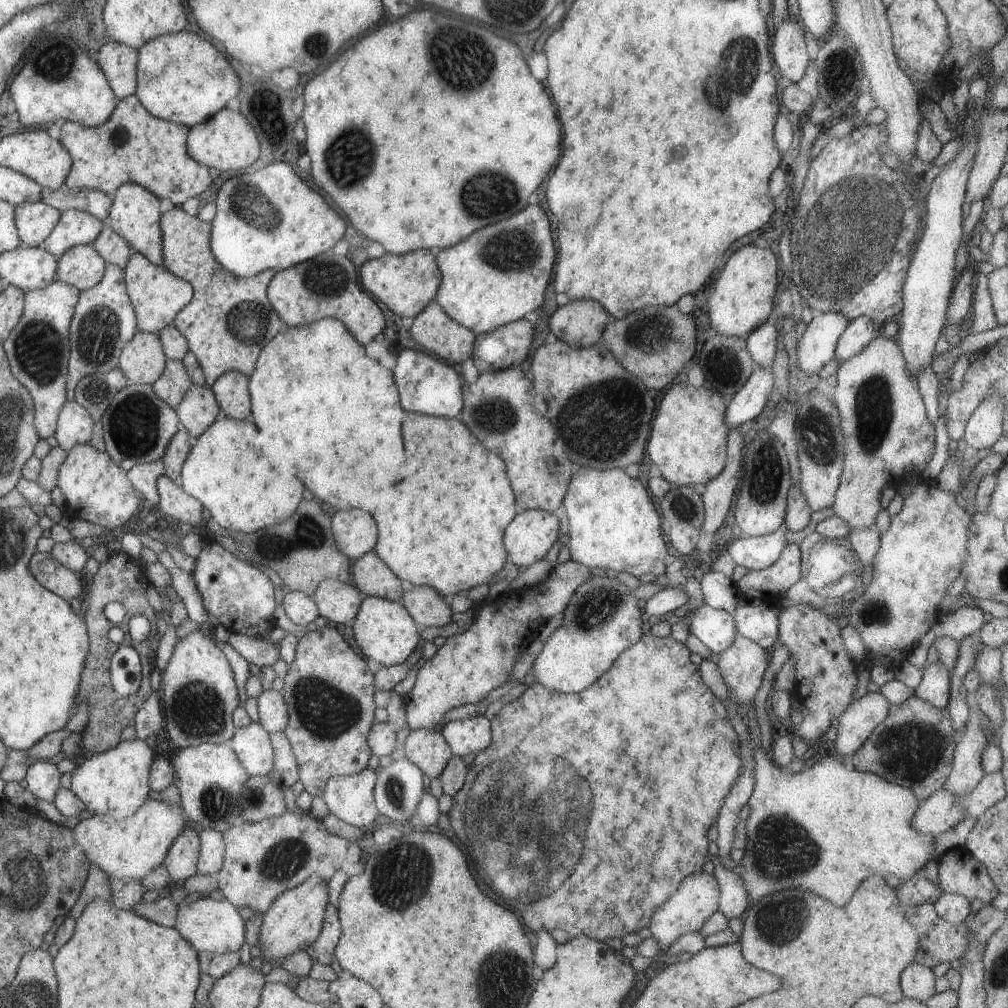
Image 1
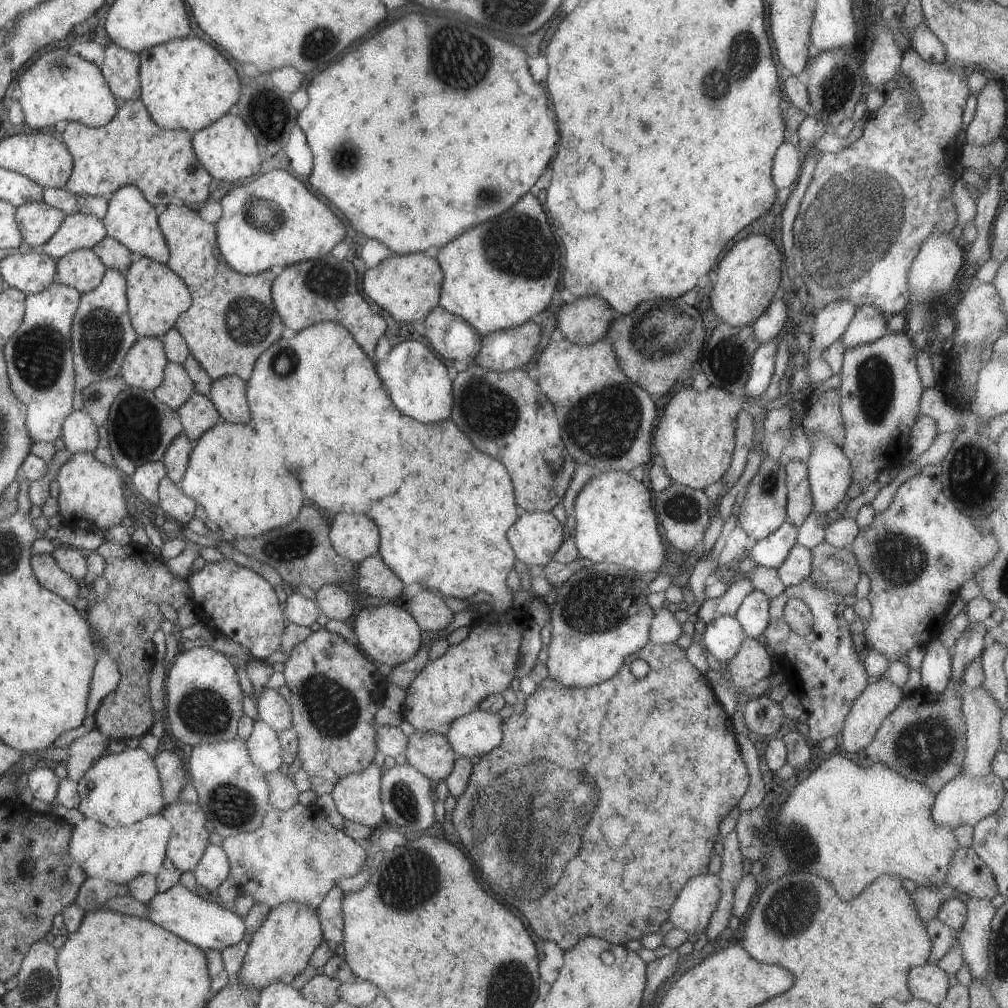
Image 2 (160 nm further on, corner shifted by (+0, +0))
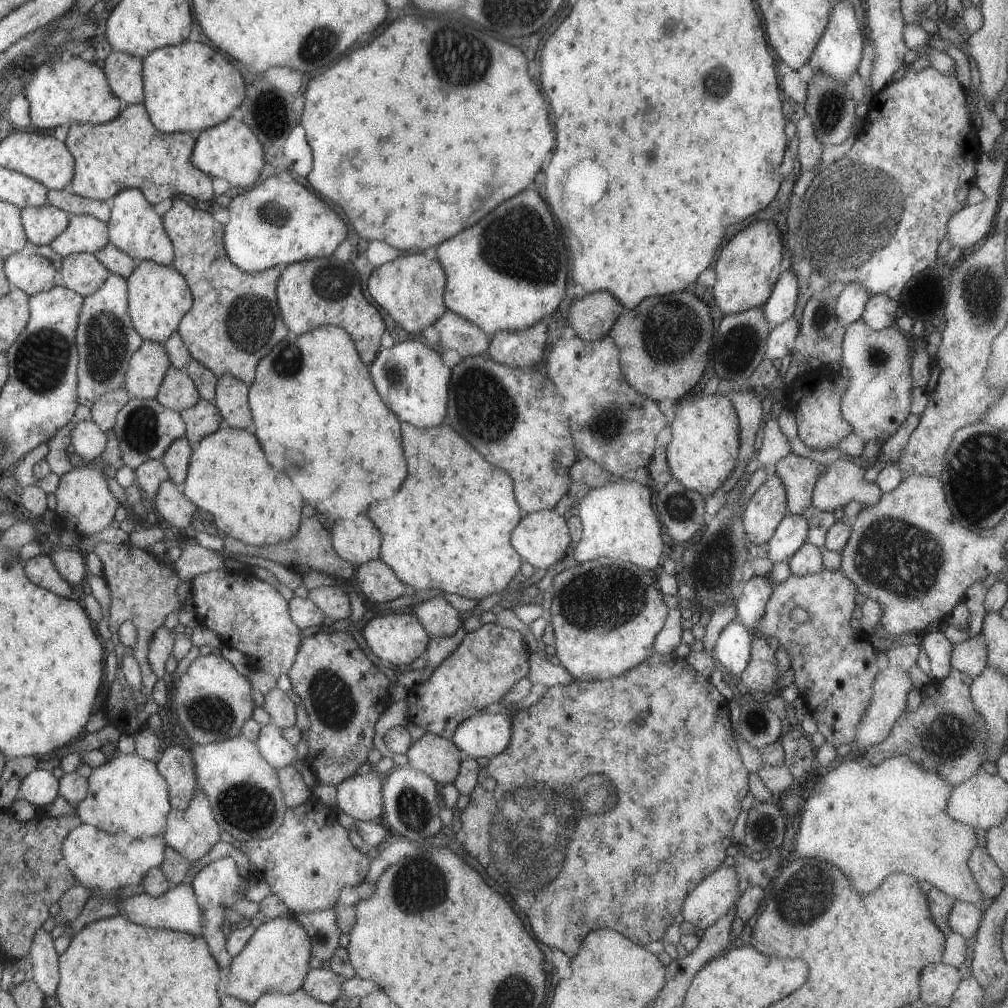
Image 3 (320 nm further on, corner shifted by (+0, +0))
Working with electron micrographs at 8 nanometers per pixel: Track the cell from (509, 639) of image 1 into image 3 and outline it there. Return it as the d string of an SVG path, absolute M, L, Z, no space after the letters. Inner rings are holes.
M495 622L465 633L456 649L431 671L429 678L417 683L406 694L408 722L450 740L462 720L491 702L499 702L517 680L528 676L529 657L520 634Z

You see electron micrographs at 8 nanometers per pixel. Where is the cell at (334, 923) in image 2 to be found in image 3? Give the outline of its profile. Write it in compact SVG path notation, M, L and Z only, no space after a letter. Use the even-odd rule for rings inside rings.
M361 881L357 886L341 889L333 910L339 930L349 934L356 921L355 907L360 900L367 900L376 889L374 882Z

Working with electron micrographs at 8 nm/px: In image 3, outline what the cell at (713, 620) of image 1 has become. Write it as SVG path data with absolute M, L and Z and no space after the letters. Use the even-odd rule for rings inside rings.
M739 622L727 623L719 633L713 647L713 660L720 662L730 675L739 676L748 665L752 636Z

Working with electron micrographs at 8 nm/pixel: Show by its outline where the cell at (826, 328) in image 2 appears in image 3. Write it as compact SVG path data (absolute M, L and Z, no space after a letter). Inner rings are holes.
M847 283L836 297L834 313L838 321L846 327L849 323L859 319L869 297L870 294L861 283Z

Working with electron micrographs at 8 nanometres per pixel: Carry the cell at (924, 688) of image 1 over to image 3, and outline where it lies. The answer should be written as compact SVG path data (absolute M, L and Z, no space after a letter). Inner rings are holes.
M943 630L934 631L930 634L923 633L920 646L930 662L930 682L940 681L949 674L950 656L952 653L951 642L943 635Z

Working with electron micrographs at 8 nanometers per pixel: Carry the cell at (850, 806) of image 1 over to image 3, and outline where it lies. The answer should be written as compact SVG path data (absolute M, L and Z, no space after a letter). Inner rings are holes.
M905 755L891 756L877 766L861 766L845 758L845 762L839 762L834 770L819 778L799 813L799 829L795 836L798 857L821 858L841 868L849 876L851 888L859 894L875 890L883 878L893 872L905 872L916 881L925 880L955 901L979 907L983 896L967 866L971 850L977 845L975 829L947 814L947 799L953 788L948 780Z

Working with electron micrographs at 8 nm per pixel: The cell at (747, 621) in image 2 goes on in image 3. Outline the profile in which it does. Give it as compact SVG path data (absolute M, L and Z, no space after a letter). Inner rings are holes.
M753 575L742 588L741 595L735 600L736 621L749 630L755 628L761 618L768 598L772 593L773 584L767 575Z

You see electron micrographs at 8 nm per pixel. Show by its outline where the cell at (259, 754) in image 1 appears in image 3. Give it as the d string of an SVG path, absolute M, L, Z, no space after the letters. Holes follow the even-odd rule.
M267 724L261 726L254 742L261 756L275 769L292 765L297 760L295 747L280 733L280 730Z

